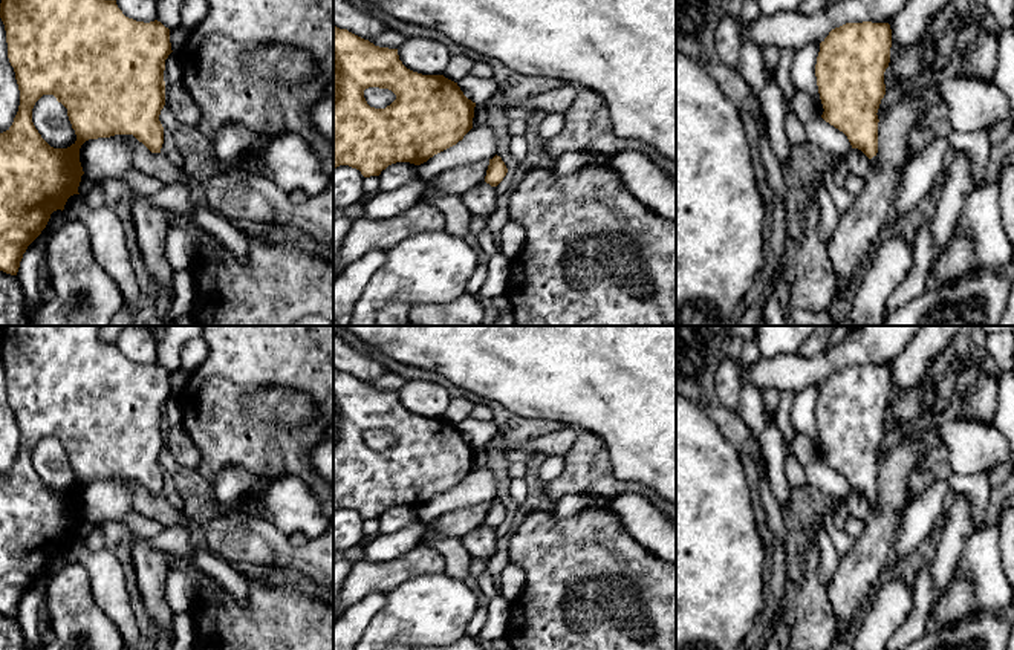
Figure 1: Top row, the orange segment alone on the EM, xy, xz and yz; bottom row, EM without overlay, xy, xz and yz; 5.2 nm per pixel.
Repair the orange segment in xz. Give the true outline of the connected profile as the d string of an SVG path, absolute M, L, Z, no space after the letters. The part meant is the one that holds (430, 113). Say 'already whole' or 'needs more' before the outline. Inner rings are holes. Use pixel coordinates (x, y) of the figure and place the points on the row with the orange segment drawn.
already whole; M333 26L333 168L349 165L364 177L379 176L396 162L421 165L434 154L456 145L473 128L476 102L468 99L457 83L444 75L422 75L407 69L398 49L379 47L347 29ZM369 87L388 89L396 99L385 109L370 107L364 98Z

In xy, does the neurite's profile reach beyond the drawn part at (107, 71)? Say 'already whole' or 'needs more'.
already whole

